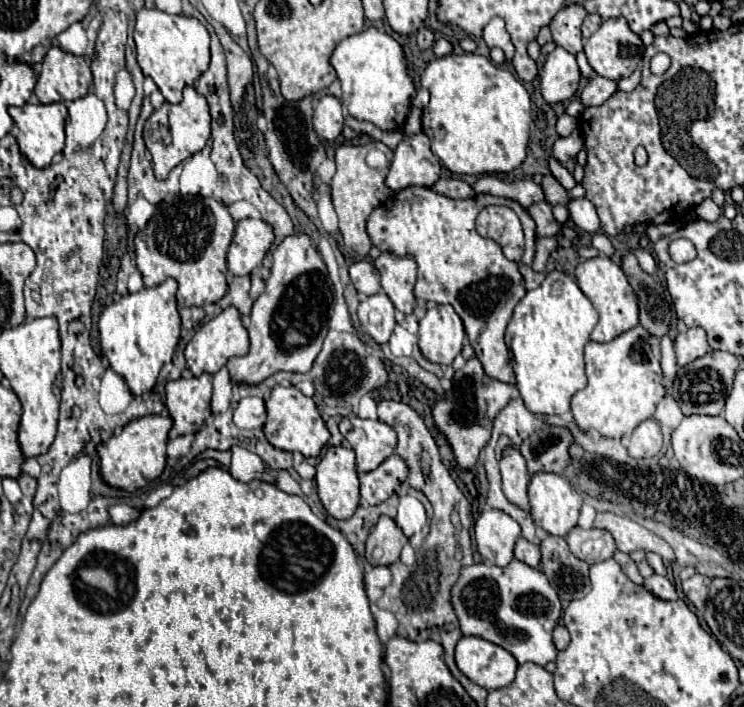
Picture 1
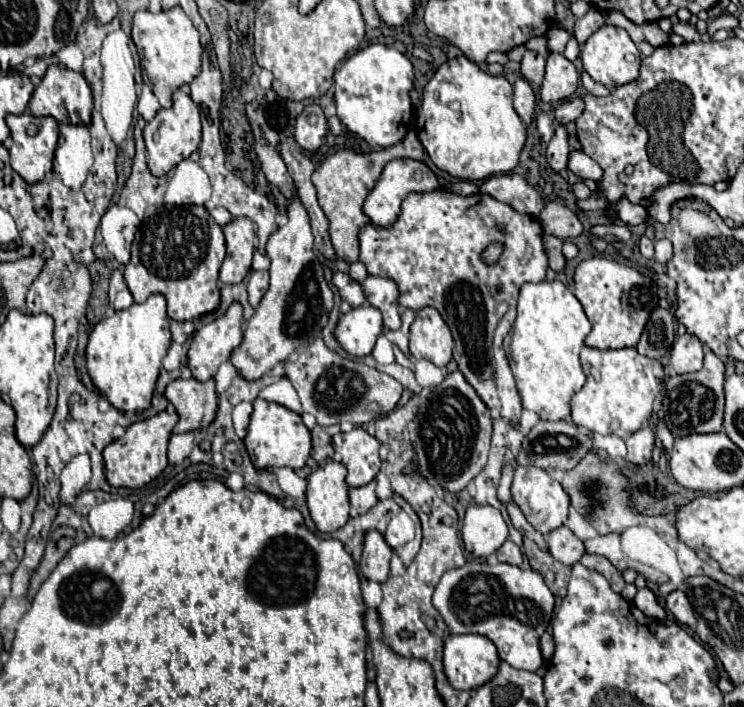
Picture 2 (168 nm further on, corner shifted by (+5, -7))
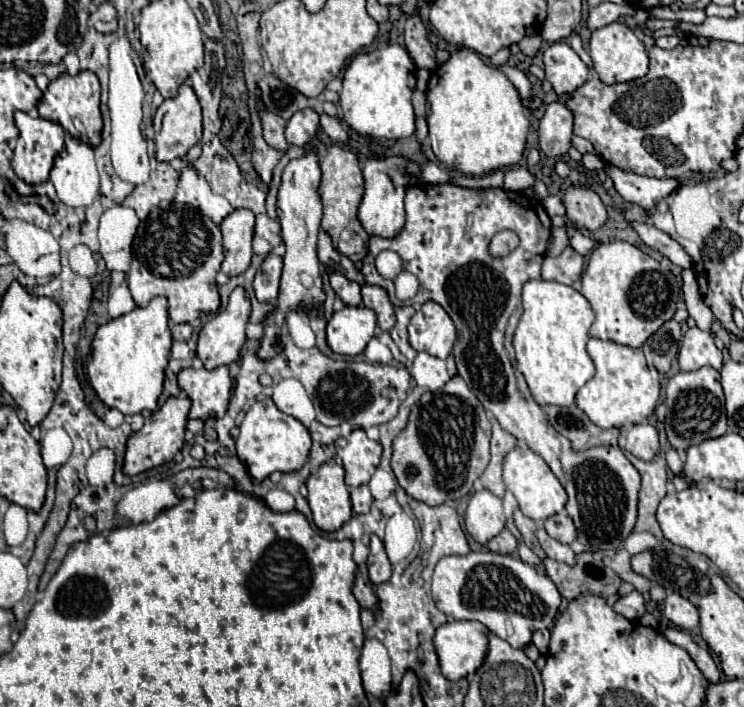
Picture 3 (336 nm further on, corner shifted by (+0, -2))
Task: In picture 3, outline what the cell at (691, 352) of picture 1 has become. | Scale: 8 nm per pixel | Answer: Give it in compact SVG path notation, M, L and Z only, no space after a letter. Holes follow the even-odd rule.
M697 326L685 332L677 360L681 370L699 370L703 366L721 368L721 352L713 344L713 338Z

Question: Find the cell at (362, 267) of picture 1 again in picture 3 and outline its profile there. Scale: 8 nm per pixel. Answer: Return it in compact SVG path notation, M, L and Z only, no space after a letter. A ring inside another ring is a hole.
M333 272L329 276L331 280L331 288L335 290L335 294L347 304L347 306L359 306L363 302L361 298L361 286L349 278L345 278L343 274L339 272Z

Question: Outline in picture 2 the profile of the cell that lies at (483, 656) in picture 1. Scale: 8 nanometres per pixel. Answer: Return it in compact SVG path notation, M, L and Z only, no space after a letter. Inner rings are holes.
M476 633L444 639L444 673L454 689L478 689L498 671L498 651L490 639Z

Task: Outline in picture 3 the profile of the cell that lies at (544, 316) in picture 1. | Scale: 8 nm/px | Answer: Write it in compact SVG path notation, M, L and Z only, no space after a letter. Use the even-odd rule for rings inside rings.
M527 280L523 284L523 314L515 328L513 346L517 352L517 370L525 376L529 390L539 406L571 406L575 404L577 390L595 374L595 366L585 350L589 340L589 328L595 320L589 300L573 286L549 282L549 280Z

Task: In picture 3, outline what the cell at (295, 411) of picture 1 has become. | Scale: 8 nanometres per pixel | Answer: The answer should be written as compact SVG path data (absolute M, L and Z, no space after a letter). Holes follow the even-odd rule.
M257 398L257 402L245 412L241 424L241 434L235 440L237 444L237 456L247 466L253 482L259 484L265 480L271 472L295 472L299 470L309 456L311 450L311 434L309 430L293 416L281 412L271 398Z

